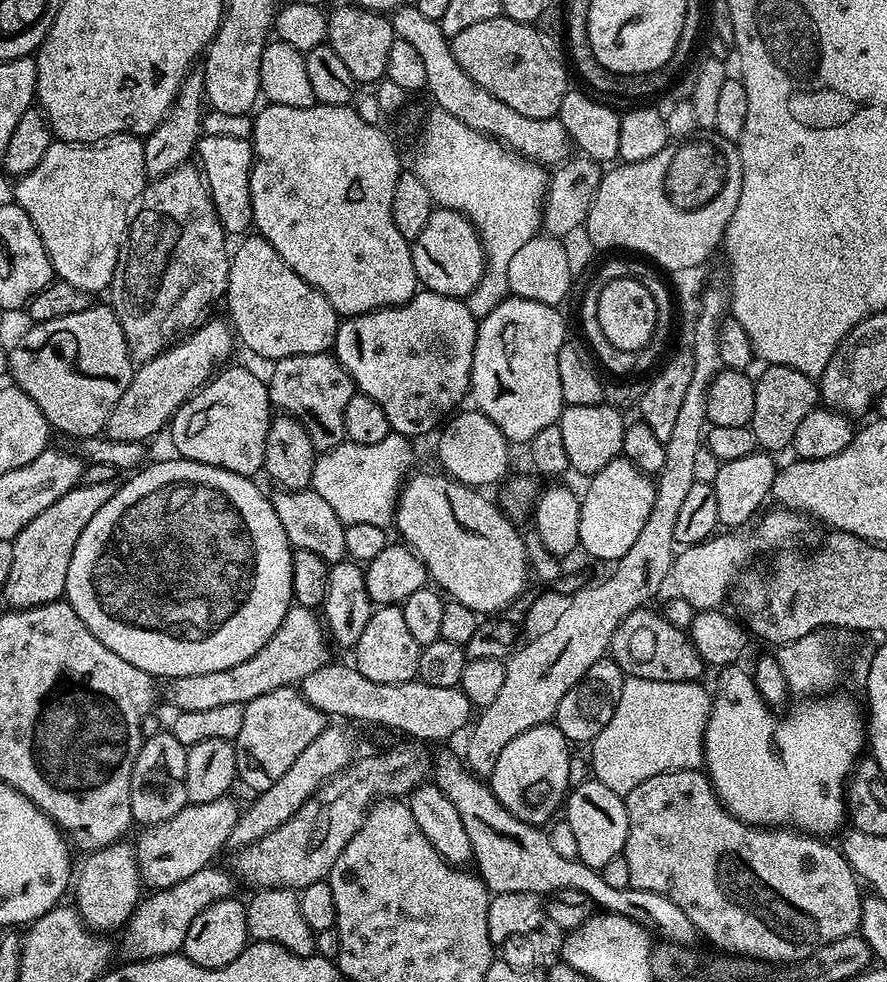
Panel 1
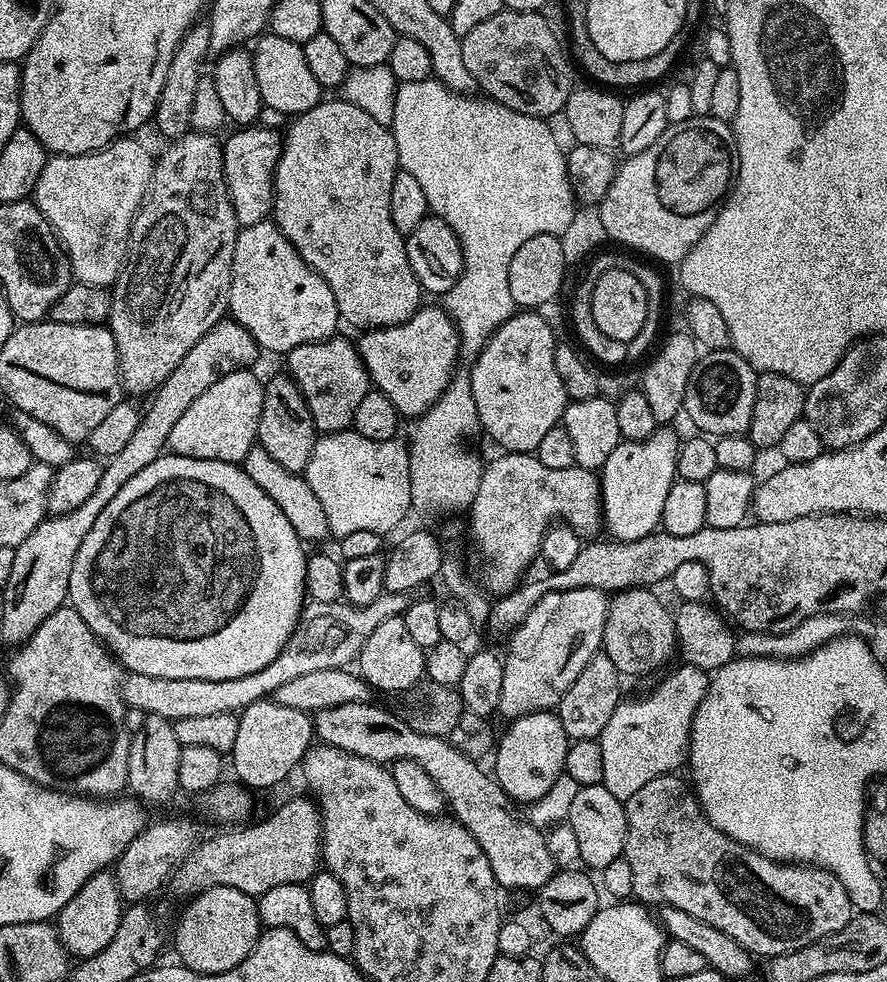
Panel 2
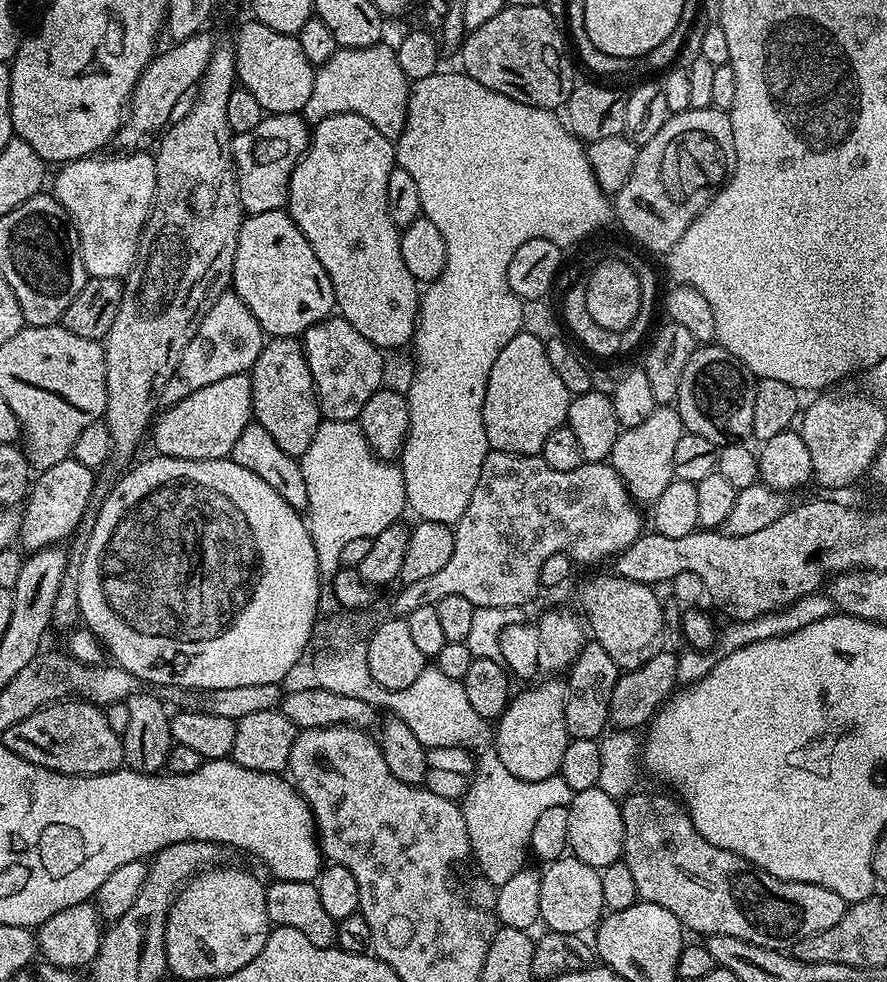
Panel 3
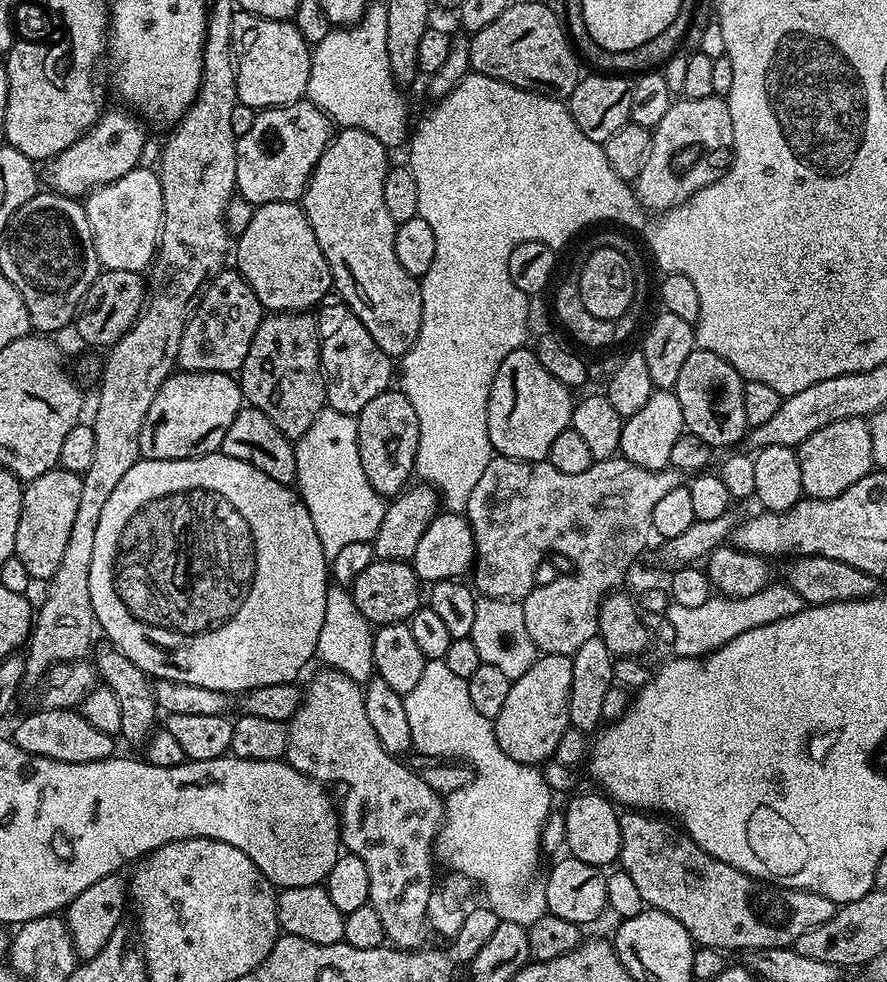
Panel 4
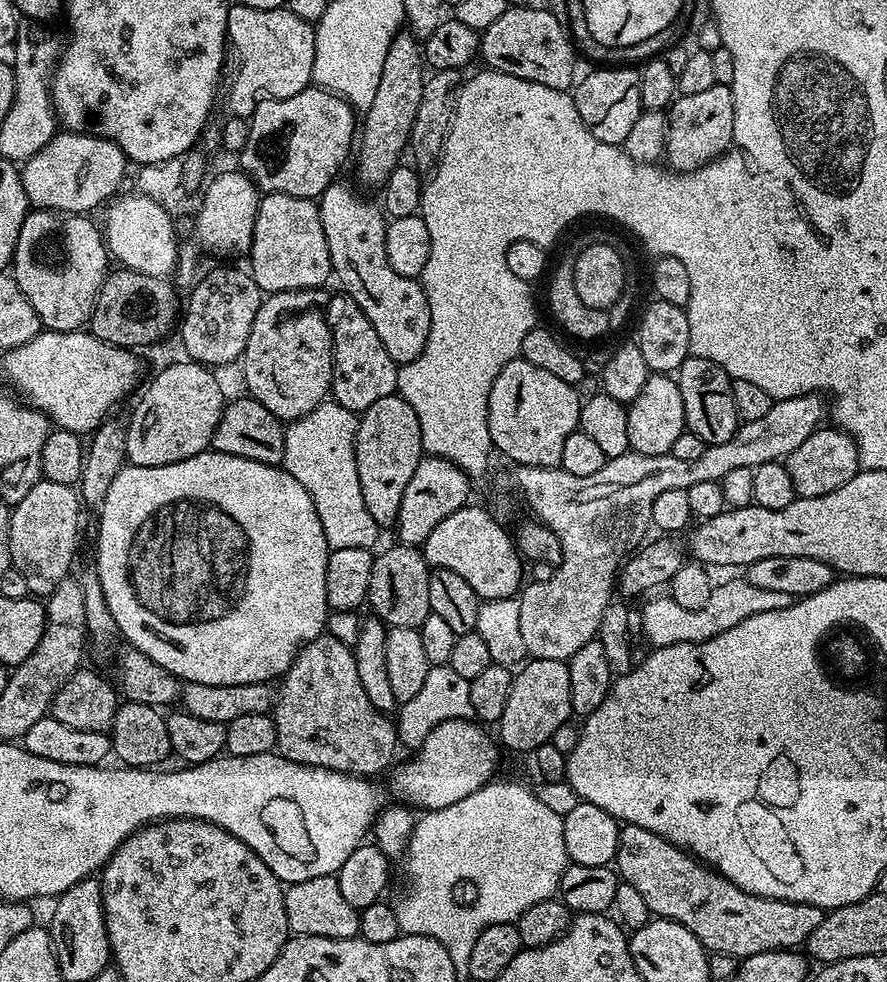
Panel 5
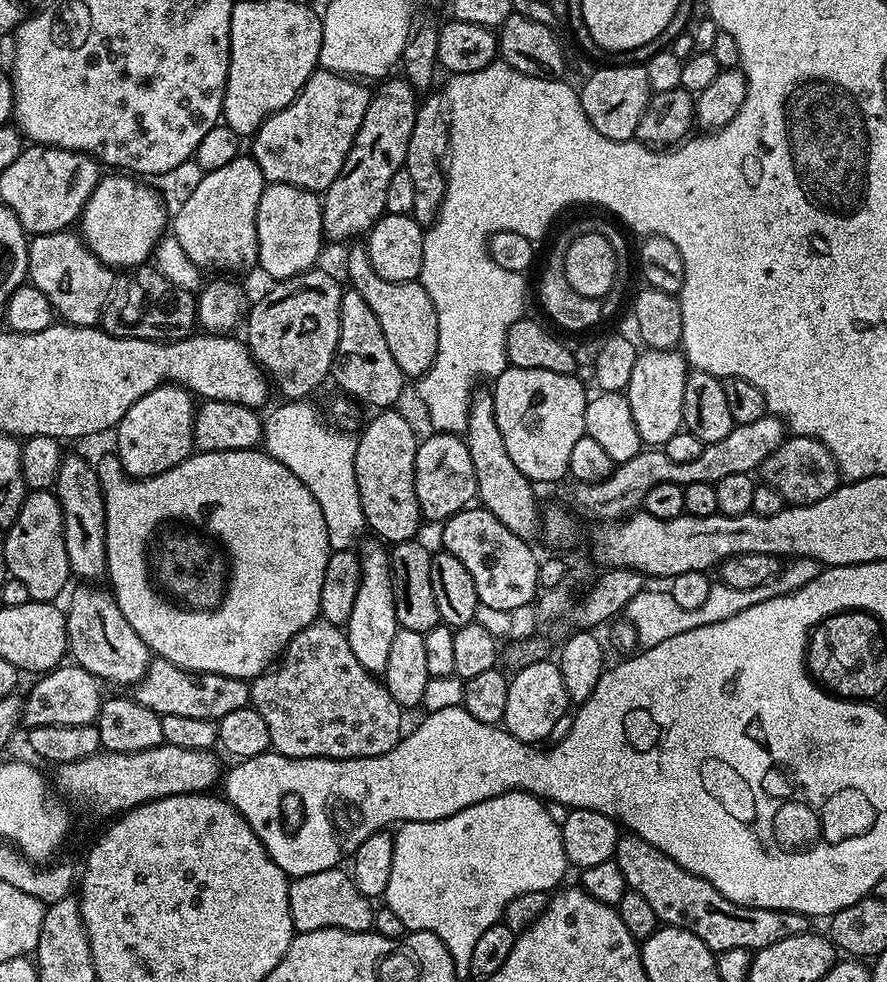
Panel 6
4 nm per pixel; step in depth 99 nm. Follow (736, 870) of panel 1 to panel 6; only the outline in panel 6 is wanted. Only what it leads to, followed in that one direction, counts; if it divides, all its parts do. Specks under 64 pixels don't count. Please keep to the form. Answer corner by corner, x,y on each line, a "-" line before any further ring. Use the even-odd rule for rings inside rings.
621,835
616,841
614,859
618,870
622,870
622,878
626,878
629,889
646,898
646,903
654,909
661,925
681,928
702,938
702,942
713,953
774,946
774,942
782,942
782,938
809,931
809,917
797,912
738,906
730,902
730,898
722,898
722,894
718,894
718,890
714,890
710,882
690,874
690,870
682,870
682,866
678,866
674,858
662,854
662,850
650,846
650,842
637,836

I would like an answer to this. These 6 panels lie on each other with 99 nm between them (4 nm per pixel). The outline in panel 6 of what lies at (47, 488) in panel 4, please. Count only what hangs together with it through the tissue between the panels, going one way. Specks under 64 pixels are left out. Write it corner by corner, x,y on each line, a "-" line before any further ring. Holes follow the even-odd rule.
32,490
18,510
18,518
3,533
4,564
8,567
7,575
26,586
30,600
55,601
56,595
69,587
70,569
66,558
66,538
64,537
64,519
62,506
55,491

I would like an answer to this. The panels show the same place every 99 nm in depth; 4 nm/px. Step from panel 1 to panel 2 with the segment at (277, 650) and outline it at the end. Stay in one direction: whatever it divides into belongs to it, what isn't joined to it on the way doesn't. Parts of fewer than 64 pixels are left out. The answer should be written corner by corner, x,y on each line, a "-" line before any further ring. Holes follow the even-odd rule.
386,592
380,593
374,602
359,608
356,604
341,602
318,602
309,599
303,610
300,612
300,620
295,630
290,634
286,646
268,666
262,666
260,670
254,670
254,674
246,674
242,678
226,678
225,680
207,680
206,678
154,678
150,674
138,674
133,672
123,677
120,693
125,705
134,710
142,710
150,716
177,720
178,718
195,718
209,716
210,714
241,713
246,706
250,706
259,700
266,700
271,697
272,691
285,682
291,682
302,674
311,674
313,670
330,670
331,668
348,668
349,665
359,657
366,638
370,638
371,632
386,618
403,616
404,611
412,605
414,596
411,592

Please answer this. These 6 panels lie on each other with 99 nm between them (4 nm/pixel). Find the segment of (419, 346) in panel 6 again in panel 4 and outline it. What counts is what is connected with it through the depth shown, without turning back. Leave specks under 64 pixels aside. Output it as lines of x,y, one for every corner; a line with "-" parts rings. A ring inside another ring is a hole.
340,128
318,160
318,166
314,166
302,197
302,207
310,226
314,226
314,238
318,238
318,246
330,266
335,291
340,291
339,299
364,323
366,330
370,330
374,342
382,346
384,353
402,358
420,333
422,294
419,279
406,274
402,262
398,262
398,254
394,254
396,223
390,218
390,210
386,210
386,202
382,202
382,186
386,186
390,167
388,156
389,149
378,142
374,134
357,128

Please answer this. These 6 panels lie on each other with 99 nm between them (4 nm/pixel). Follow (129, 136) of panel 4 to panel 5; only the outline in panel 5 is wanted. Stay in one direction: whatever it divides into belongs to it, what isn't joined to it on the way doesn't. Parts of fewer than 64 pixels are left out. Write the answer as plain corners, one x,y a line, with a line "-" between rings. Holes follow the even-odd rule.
64,130
53,136
34,158
23,161
20,181
33,209
88,214
91,208
117,195
116,187
123,182
127,168
130,161
114,142
87,132

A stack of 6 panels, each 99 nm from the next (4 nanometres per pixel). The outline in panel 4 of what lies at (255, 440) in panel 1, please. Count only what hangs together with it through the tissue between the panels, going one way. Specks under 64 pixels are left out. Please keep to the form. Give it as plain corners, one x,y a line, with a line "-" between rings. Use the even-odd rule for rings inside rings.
173,371
172,375
164,381
164,385
154,394
154,402
150,402
150,410
146,410
146,422
142,422
142,434
140,435
140,454
146,460
193,460
199,456
210,456
220,452
222,442
226,438
226,430
230,430
230,422
245,407
244,393
240,390
240,381
235,375
227,372
185,372

